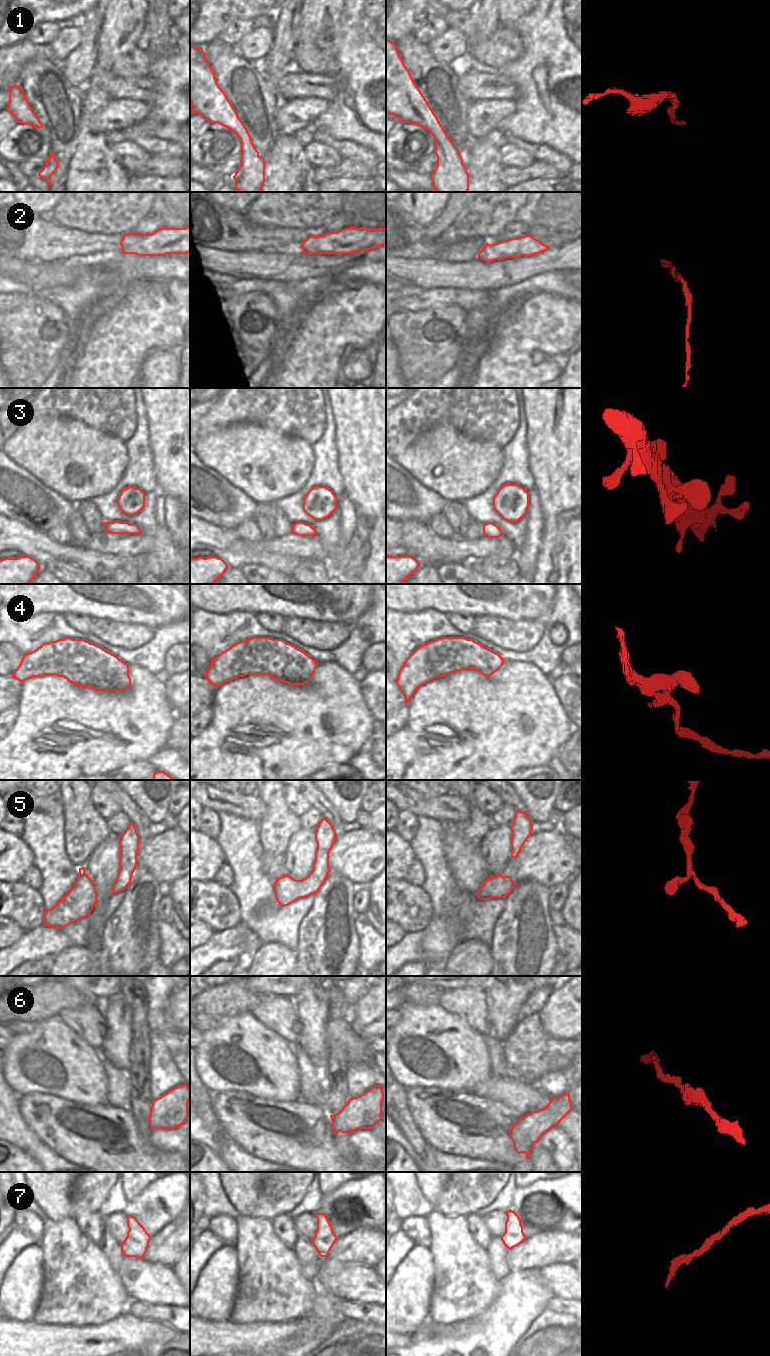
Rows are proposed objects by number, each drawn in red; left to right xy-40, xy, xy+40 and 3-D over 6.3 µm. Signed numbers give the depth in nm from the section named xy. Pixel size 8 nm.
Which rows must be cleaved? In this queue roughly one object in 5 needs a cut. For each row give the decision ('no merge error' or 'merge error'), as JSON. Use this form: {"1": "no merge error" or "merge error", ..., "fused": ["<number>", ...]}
{"1": "no merge error", "2": "no merge error", "3": "no merge error", "4": "no merge error", "5": "no merge error", "6": "no merge error", "7": "no merge error", "fused": []}

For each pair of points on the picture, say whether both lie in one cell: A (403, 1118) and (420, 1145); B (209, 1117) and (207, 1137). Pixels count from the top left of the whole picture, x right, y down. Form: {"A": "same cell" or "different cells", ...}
{"A": "same cell", "B": "different cells"}

